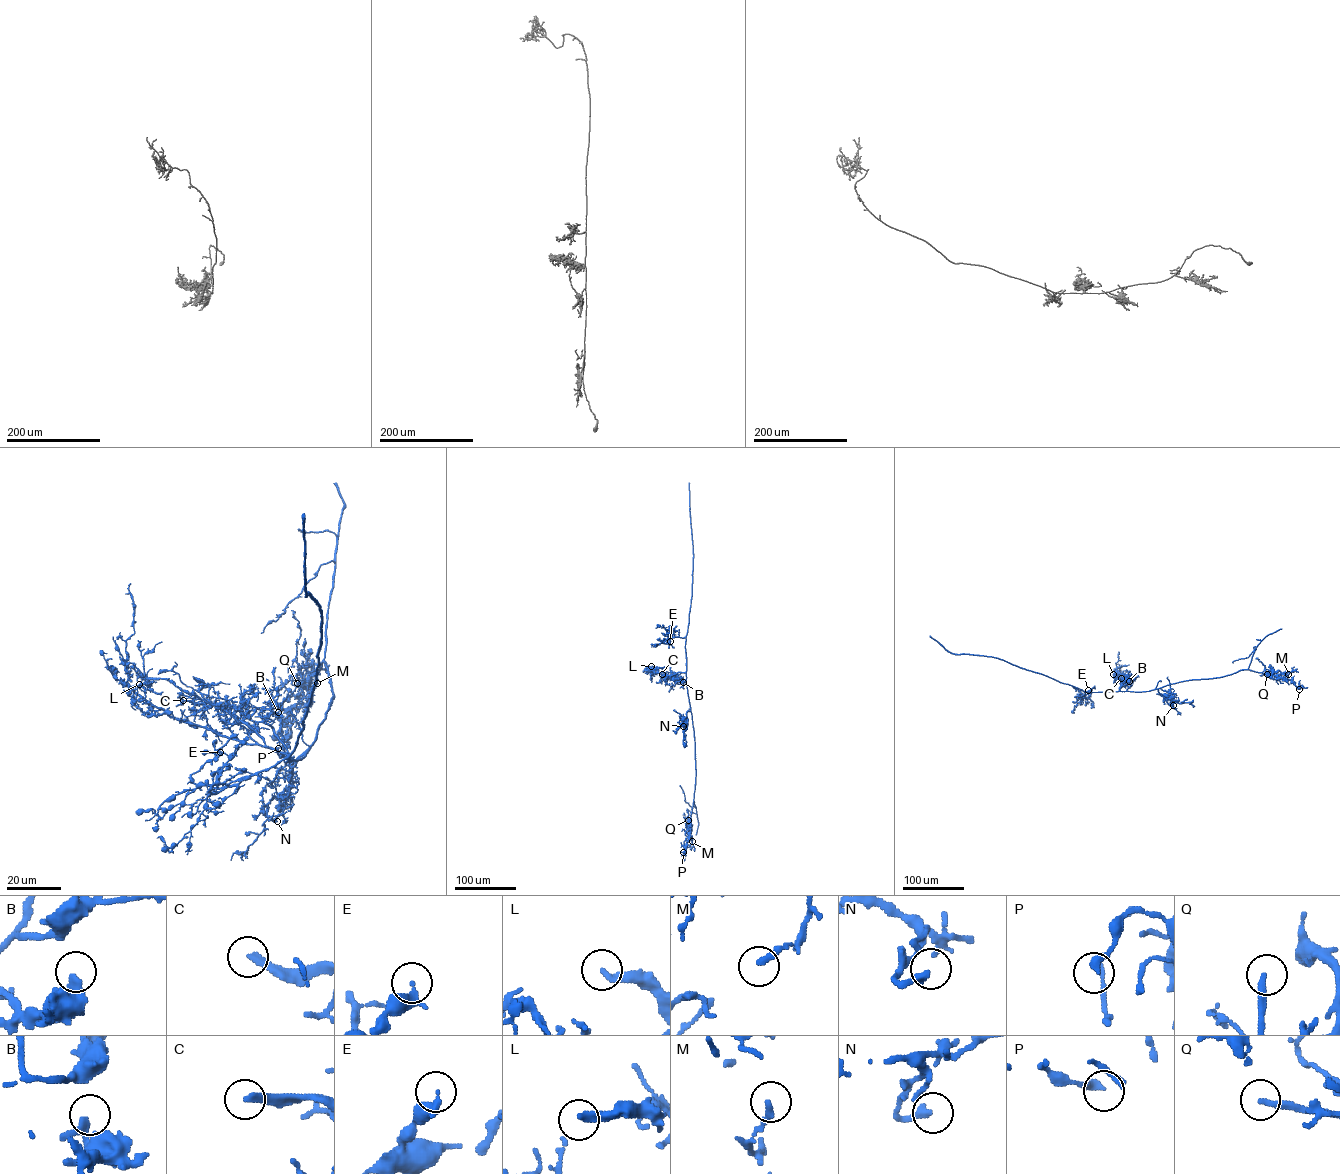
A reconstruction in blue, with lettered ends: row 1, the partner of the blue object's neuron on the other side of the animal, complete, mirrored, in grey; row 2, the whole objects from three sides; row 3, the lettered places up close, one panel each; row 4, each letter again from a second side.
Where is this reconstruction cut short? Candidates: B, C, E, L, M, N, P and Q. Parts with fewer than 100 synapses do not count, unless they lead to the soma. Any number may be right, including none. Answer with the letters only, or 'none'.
C

